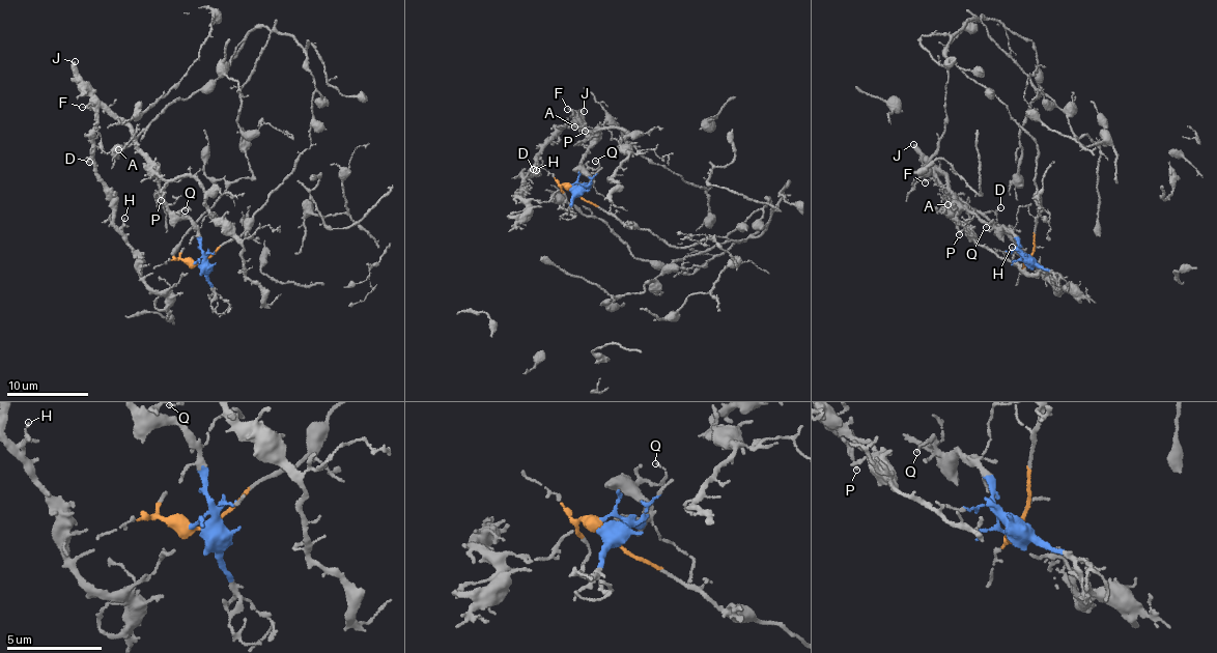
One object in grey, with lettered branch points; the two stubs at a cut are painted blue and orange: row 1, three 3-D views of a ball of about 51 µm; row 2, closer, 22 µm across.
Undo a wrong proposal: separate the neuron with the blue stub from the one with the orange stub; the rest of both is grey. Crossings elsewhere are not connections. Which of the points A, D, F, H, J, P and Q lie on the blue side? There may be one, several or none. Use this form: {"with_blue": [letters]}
{"with_blue": ["A", "D", "F", "H", "J", "P", "Q"]}

